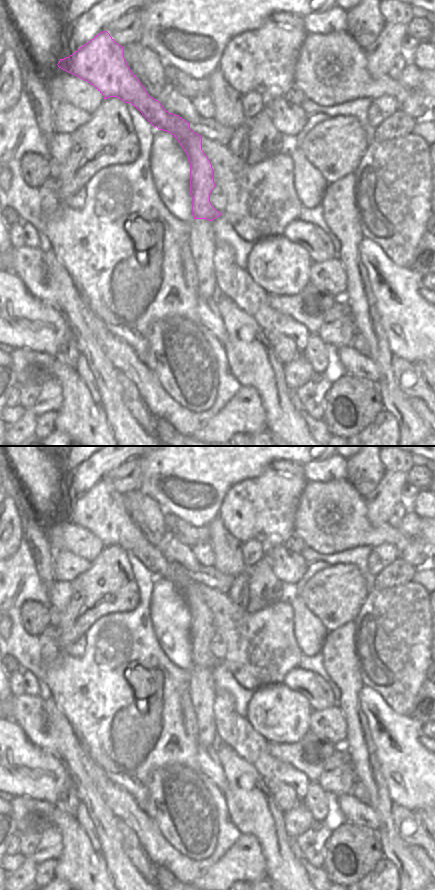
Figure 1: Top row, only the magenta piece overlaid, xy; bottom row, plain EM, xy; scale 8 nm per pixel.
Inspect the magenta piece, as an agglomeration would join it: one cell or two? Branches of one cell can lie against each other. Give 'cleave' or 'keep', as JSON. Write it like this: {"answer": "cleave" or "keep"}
{"answer": "cleave"}

